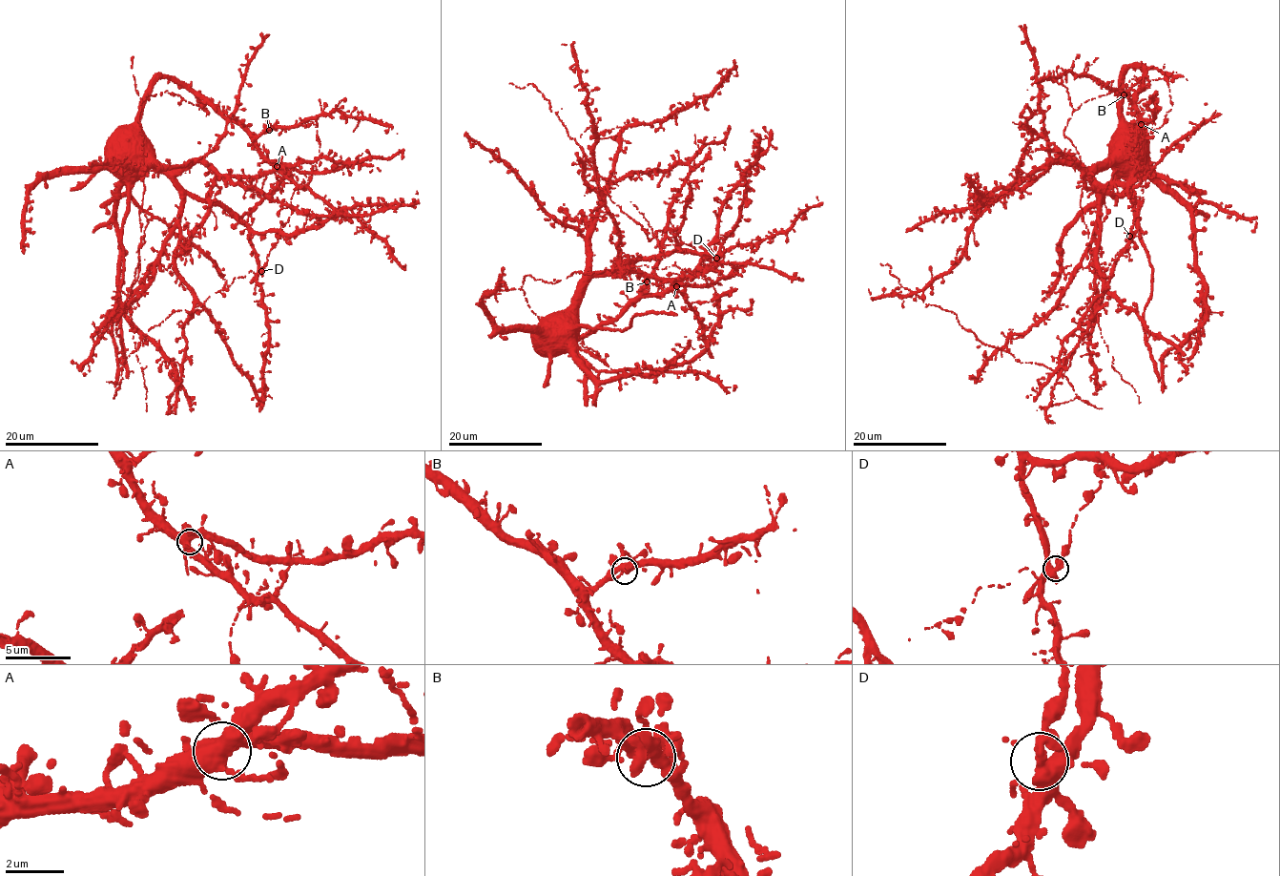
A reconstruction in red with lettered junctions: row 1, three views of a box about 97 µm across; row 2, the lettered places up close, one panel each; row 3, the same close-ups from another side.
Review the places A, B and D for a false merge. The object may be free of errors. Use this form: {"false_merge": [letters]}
{"false_merge": []}

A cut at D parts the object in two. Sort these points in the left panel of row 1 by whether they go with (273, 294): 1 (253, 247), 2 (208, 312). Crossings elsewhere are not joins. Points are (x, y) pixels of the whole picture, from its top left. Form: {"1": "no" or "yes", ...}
{"1": "yes", "2": "yes"}

